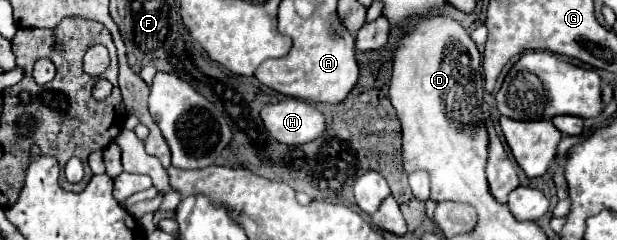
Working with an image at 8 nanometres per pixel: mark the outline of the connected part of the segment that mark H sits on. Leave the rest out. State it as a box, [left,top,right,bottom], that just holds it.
[260,98,326,146]

